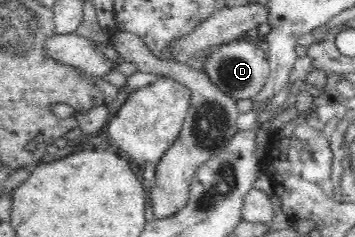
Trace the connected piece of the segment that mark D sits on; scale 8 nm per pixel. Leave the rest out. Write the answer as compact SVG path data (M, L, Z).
M249 38L239 39L218 46L208 52L203 71L216 88L232 100L250 99L262 90L262 85L269 77L271 68L264 45Z

